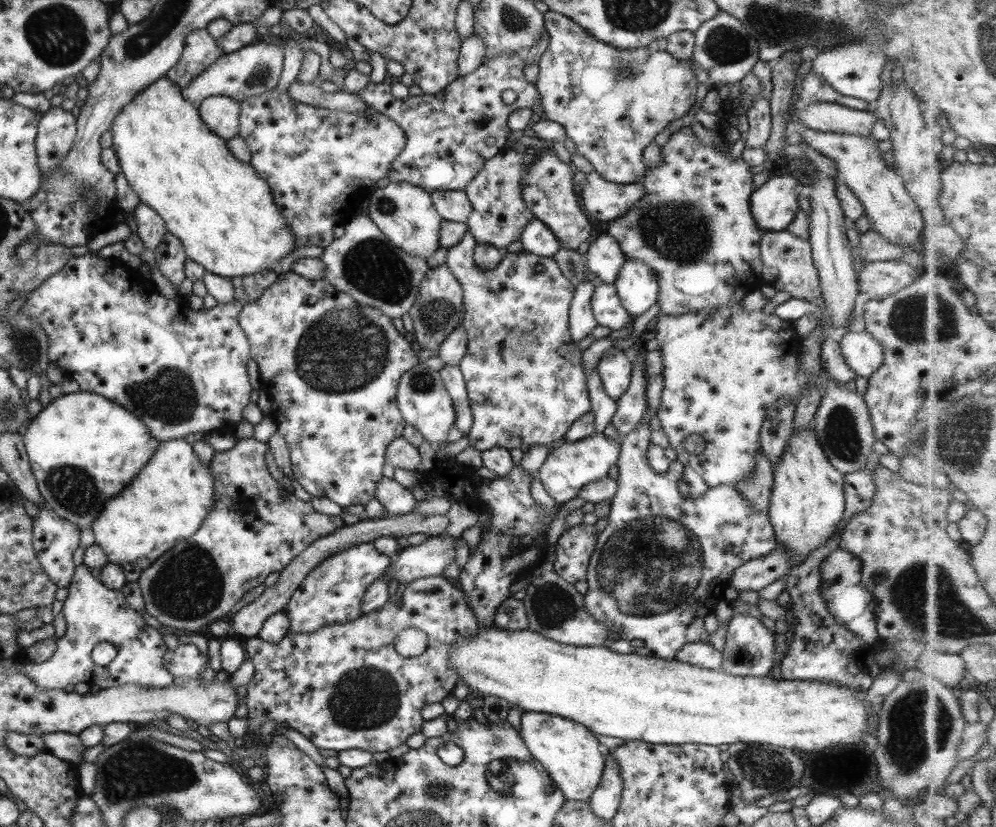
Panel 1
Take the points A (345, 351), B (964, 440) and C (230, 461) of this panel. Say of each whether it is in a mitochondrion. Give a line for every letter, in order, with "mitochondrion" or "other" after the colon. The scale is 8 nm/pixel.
A: mitochondrion
B: mitochondrion
C: other

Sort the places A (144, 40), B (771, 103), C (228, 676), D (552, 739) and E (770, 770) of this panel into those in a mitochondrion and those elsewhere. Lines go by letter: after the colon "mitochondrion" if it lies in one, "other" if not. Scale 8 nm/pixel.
A: mitochondrion
B: other
C: other
D: other
E: mitochondrion

